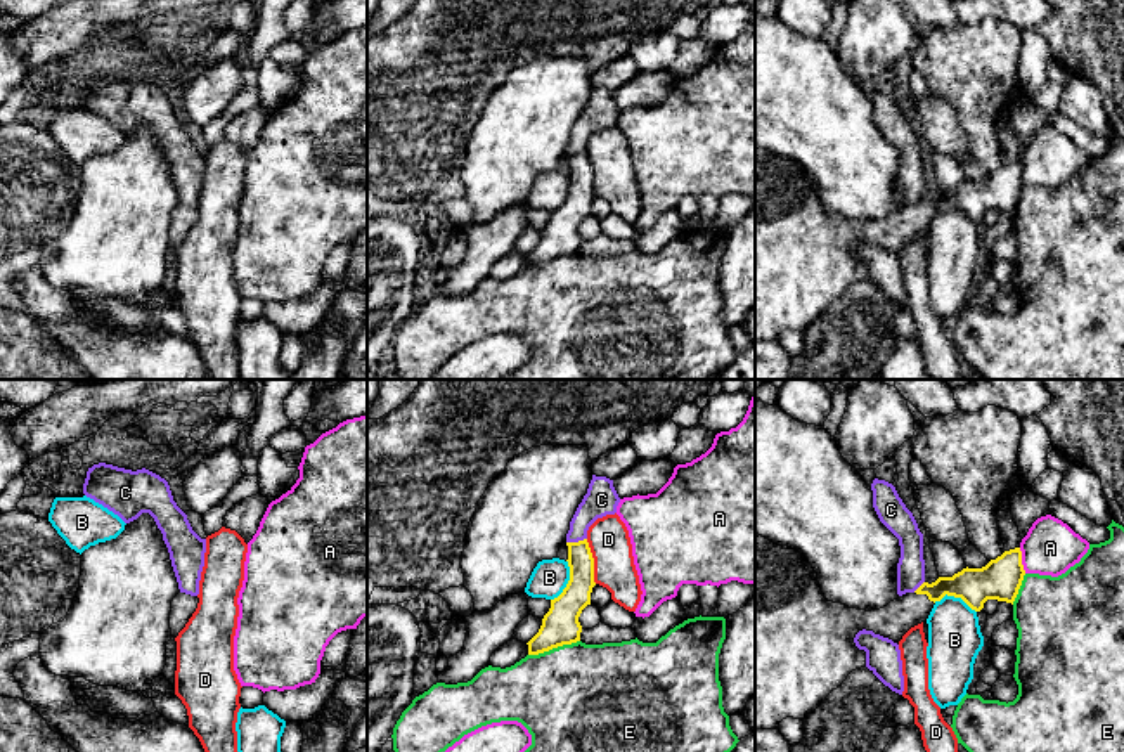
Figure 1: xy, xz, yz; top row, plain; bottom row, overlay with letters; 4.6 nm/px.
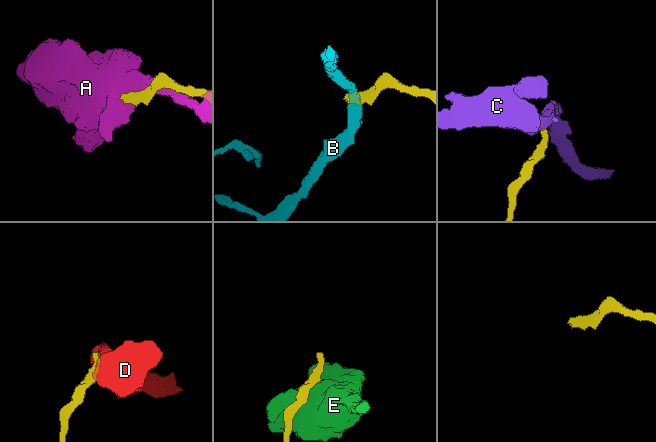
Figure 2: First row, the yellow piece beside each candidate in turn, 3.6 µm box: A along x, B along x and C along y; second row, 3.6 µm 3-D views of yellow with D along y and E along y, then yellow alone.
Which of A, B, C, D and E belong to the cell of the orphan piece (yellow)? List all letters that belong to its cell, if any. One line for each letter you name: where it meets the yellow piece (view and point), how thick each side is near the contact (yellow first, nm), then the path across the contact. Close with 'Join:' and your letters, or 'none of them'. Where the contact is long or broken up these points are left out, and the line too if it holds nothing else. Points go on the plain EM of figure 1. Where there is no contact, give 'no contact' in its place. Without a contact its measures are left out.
Join: none of them

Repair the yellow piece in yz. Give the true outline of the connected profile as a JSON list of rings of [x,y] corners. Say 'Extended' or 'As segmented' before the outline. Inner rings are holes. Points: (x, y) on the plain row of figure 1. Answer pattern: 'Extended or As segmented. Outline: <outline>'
Extended. Outline: [[[755,144],[755,341],[776,341],[786,329],[804,333],[852,282],[866,279],[866,263],[854,255],[859,243],[873,243],[899,256],[911,239],[928,230],[933,217],[946,206],[961,210],[975,224],[980,224],[987,211],[1013,217],[1024,187],[1022,163],[1015,159],[982,180],[966,178],[953,189],[923,194],[914,204],[866,224],[828,213],[817,185],[800,165]]]

